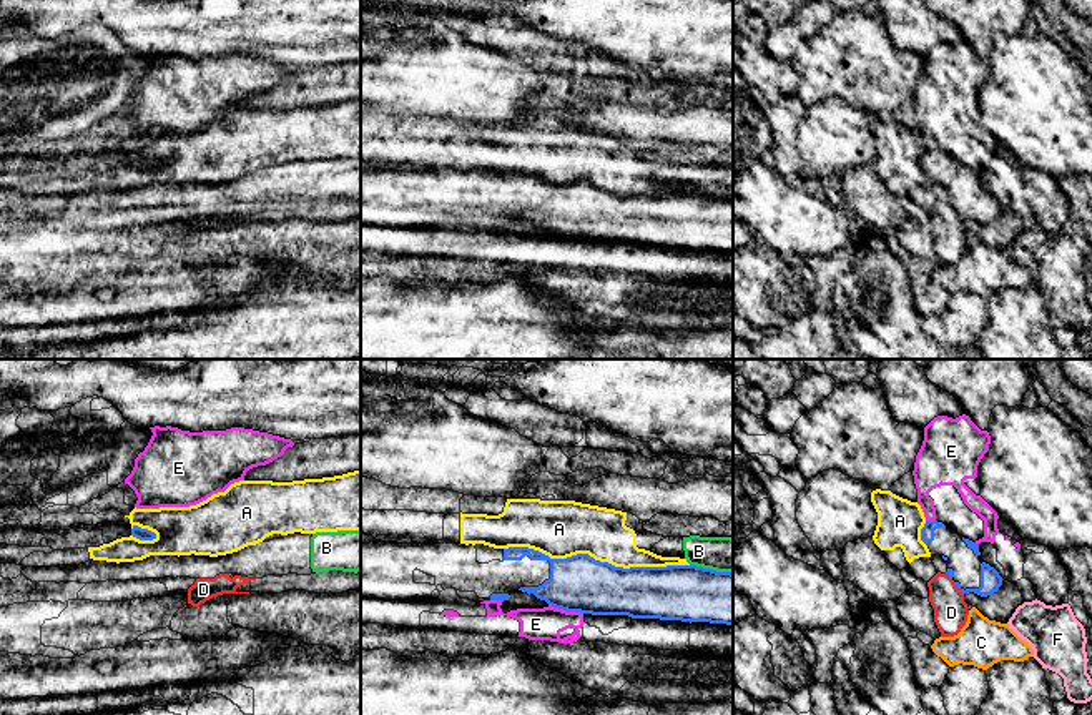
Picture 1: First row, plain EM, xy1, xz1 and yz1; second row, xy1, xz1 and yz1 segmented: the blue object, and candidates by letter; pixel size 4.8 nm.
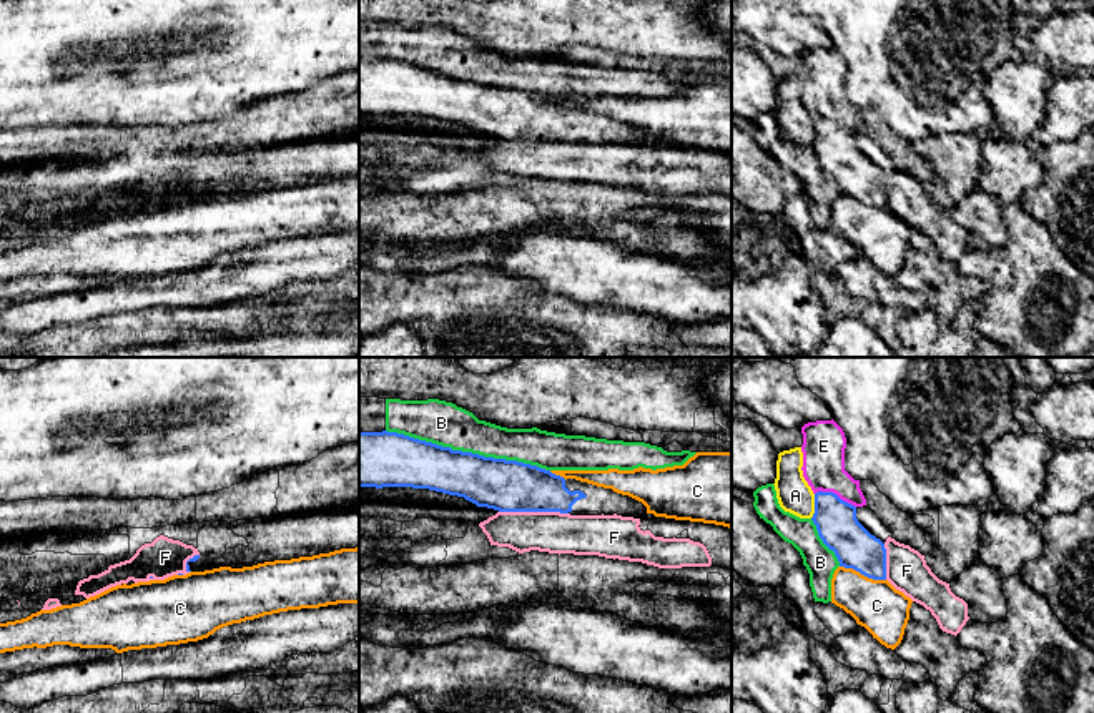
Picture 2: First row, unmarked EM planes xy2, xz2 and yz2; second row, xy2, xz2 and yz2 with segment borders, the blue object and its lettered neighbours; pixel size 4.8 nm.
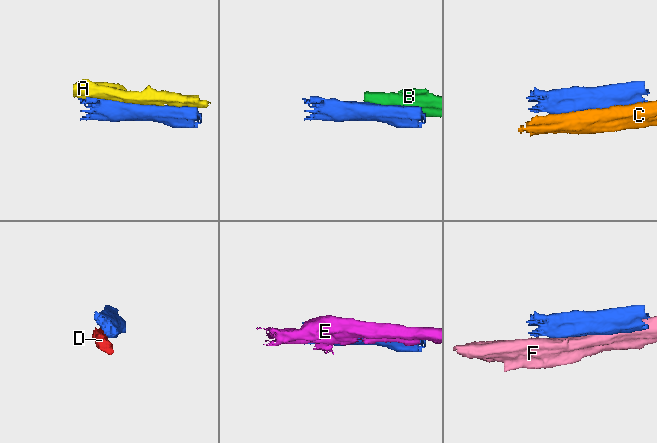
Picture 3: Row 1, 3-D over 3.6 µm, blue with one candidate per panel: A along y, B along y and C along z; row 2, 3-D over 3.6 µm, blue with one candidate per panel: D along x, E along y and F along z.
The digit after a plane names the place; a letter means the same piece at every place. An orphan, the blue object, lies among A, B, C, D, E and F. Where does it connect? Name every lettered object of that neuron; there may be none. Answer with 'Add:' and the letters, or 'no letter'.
Add: no letter

